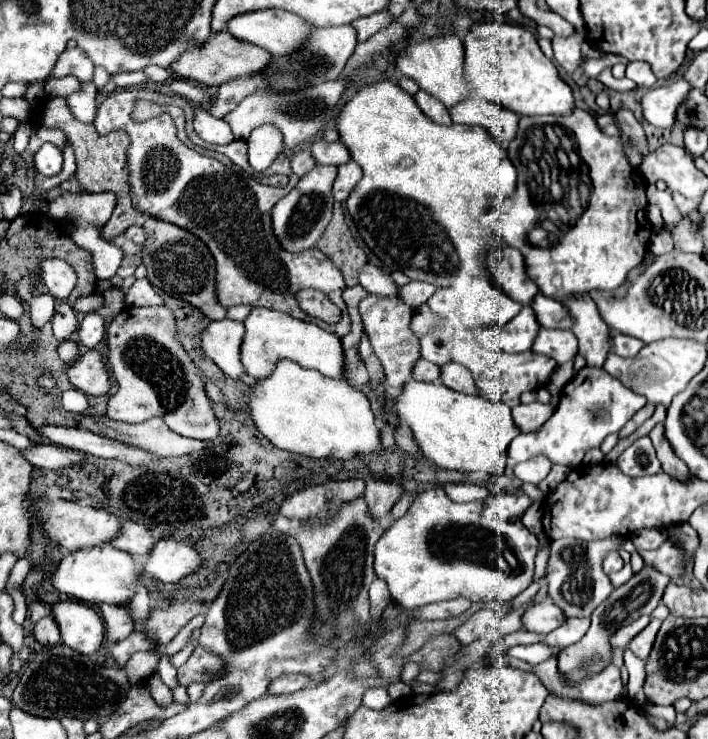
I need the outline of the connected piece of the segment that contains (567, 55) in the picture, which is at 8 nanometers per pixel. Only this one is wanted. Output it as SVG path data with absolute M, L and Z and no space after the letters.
M575 31L569 37L553 37L553 51L555 51L555 61L567 69L567 73L573 73L579 65L581 59L581 43L585 35Z

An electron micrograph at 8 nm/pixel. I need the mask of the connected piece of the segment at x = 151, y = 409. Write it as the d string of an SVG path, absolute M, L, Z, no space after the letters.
M157 305L157 307L127 307L121 311L107 329L107 347L109 347L109 365L113 371L113 377L119 383L119 391L109 397L107 401L107 417L127 423L141 423L151 417L161 417L169 429L183 437L193 439L215 439L219 435L219 423L215 419L211 401L205 393L205 383L201 379L201 371L197 365L189 359L183 345L177 341L175 333L175 315L169 307Z

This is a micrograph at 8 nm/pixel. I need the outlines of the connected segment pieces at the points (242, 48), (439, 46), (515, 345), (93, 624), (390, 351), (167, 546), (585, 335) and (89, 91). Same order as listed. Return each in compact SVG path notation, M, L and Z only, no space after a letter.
M219 31L213 33L211 39L207 43L203 43L201 47L189 49L185 51L175 63L173 63L173 71L185 79L193 79L197 83L203 85L221 85L239 77L247 77L247 75L257 75L261 69L265 69L269 65L269 59L273 59L273 55L253 43L245 43L241 39L233 39L233 35L229 35L229 31Z
M445 35L423 39L419 43L411 43L409 47L405 47L405 51L397 57L397 69L405 77L411 77L423 91L439 99L447 109L451 109L455 103L461 103L469 97L469 87L463 75L463 61L465 61L463 41L457 35Z
M525 305L505 327L475 329L475 341L485 349L493 349L497 345L505 353L525 353L531 349L539 329L541 325L537 323L537 317L533 315L531 307Z
M59 601L53 605L53 617L61 629L61 643L71 647L77 653L85 653L85 655L93 655L101 649L103 645L103 637L105 637L105 627L101 617L97 615L97 611L81 601Z
M369 295L359 303L359 313L363 319L363 327L369 335L371 347L379 361L383 363L385 375L387 375L387 387L393 389L393 393L399 393L403 385L413 377L413 365L421 357L419 353L419 337L409 329L413 311L407 307L401 299L383 299L377 295Z
M161 539L147 555L143 569L161 583L179 583L203 565L201 555L187 543Z
M581 295L565 303L575 317L573 333L579 339L579 353L585 355L589 367L603 367L609 353L609 327L601 319L591 297Z
M81 83L81 89L77 89L67 97L67 105L79 121L93 121L97 111L95 97L97 97L97 87L93 83Z

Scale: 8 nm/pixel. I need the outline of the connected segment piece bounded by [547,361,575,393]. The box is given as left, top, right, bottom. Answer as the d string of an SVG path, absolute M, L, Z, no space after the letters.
M573 361L559 365L557 371L555 371L555 375L551 377L551 381L549 381L549 385L547 385L549 393L559 393L559 391L561 391L561 389L571 381L571 379L573 379L573 375L575 375Z

